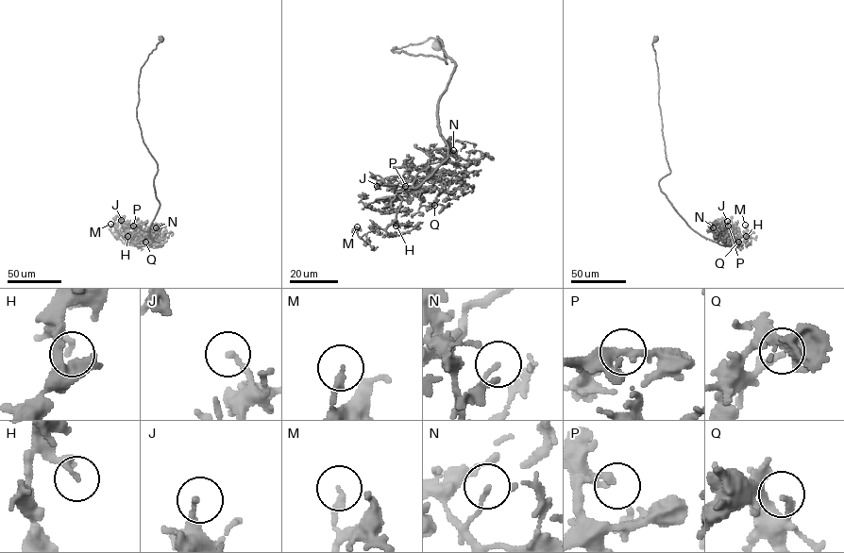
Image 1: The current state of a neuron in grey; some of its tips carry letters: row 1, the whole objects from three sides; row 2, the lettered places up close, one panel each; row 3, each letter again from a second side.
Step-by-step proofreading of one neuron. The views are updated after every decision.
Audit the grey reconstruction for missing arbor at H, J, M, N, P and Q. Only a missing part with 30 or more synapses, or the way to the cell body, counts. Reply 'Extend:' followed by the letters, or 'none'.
Extend: Q

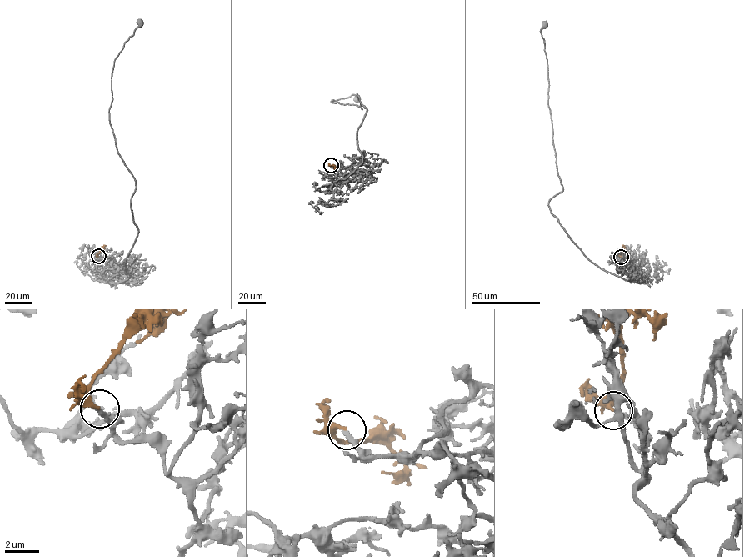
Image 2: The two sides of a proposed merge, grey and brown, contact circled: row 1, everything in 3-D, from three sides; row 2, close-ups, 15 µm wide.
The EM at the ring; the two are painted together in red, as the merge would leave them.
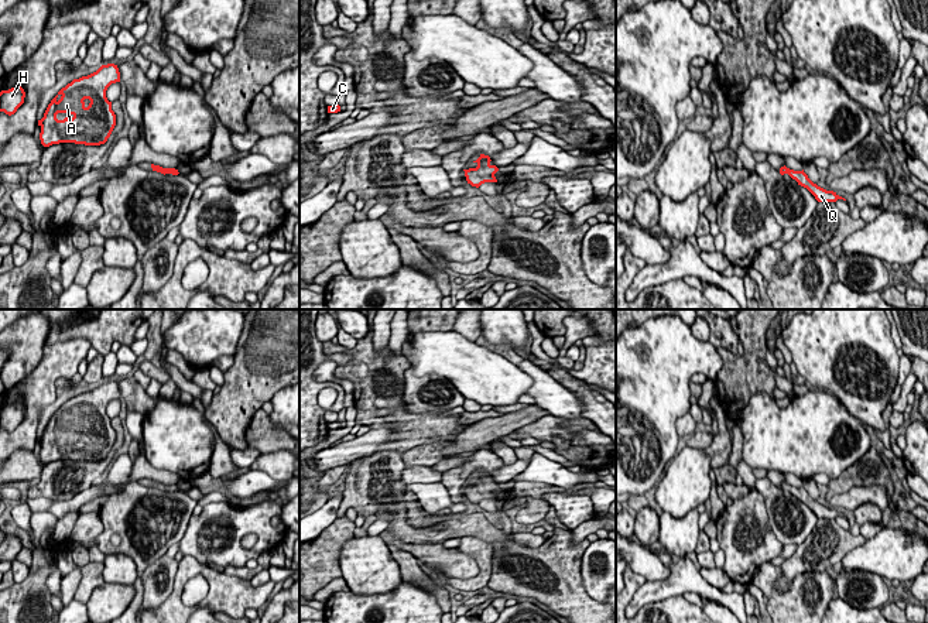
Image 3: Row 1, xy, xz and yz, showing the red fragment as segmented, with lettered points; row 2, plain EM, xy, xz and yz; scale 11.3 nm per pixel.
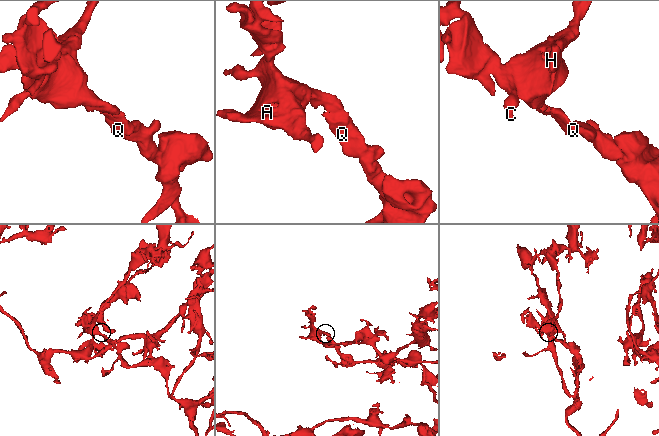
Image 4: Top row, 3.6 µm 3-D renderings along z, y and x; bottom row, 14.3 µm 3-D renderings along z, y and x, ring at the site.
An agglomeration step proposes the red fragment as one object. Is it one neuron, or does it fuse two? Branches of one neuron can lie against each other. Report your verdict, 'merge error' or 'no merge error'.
no merge error

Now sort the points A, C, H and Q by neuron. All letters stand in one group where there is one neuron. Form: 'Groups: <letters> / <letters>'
Groups: A C H Q

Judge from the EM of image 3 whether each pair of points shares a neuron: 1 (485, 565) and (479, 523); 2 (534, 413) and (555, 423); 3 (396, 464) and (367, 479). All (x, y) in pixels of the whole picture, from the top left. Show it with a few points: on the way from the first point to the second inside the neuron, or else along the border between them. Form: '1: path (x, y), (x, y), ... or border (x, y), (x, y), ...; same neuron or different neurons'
1: border (462, 536), (476, 536), (492, 546), (490, 572); different neurons
2: border (547, 413), (513, 431); different neurons
3: path (389, 466), (375, 472); same neuron

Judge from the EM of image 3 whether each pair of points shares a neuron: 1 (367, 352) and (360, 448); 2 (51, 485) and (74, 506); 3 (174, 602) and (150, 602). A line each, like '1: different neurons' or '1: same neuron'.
1: different neurons
2: different neurons
3: different neurons

